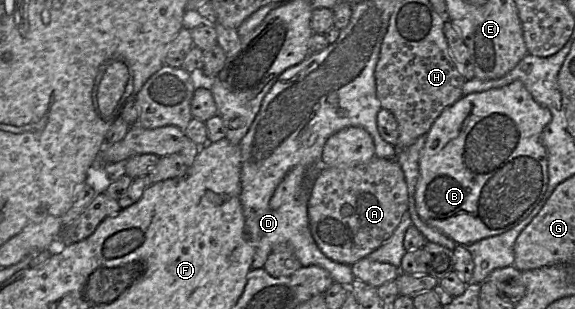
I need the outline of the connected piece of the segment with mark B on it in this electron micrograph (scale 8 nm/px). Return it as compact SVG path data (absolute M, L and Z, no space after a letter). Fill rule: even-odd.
M521 81L471 93L446 108L431 126L420 152L415 205L422 221L462 246L503 234L522 222L547 190L548 157L542 134L551 117L550 111L533 99Z

